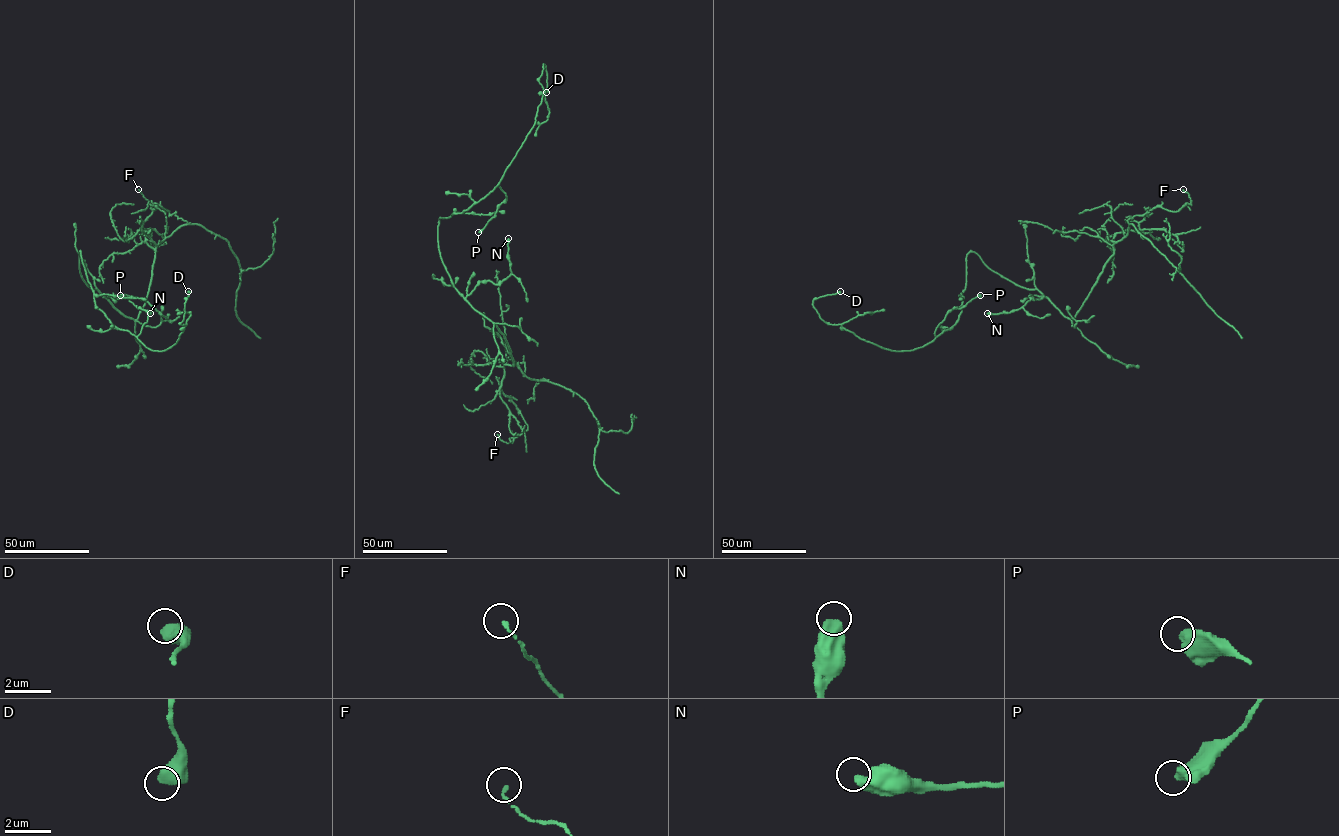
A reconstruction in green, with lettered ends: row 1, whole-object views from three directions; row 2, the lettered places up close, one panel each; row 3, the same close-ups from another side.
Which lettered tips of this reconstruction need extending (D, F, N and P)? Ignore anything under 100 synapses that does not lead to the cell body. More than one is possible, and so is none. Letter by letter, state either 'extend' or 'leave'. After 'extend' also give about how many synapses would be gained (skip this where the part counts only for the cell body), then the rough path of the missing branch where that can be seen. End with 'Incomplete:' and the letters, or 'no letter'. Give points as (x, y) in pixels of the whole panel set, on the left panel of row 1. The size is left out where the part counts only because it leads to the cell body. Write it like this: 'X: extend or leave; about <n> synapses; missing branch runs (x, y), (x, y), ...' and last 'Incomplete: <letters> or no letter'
D: leave
F: leave
N: leave
P: leave
Incomplete: no letter

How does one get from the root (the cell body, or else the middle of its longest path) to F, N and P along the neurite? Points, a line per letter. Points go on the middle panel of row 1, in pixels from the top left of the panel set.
F: (452, 282), (510, 349), (513, 365), (504, 364), (500, 391), (527, 429), (508, 443), (497, 434)
N: (452, 282), (464, 298), (480, 282), (500, 284), (511, 273), (508, 238)
P: (452, 282), (438, 248), (439, 219), (468, 209), (499, 186), (506, 198), (478, 232)

